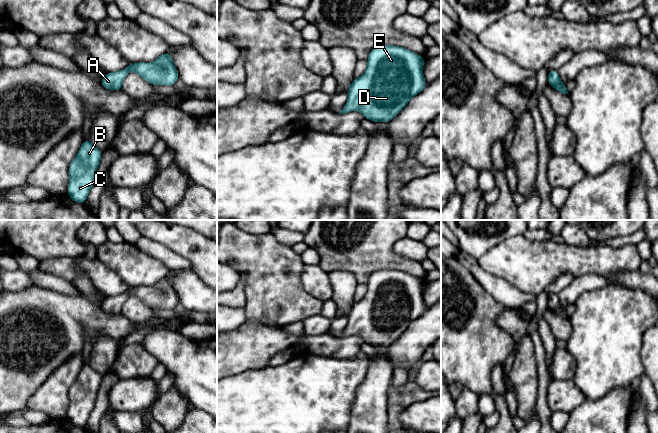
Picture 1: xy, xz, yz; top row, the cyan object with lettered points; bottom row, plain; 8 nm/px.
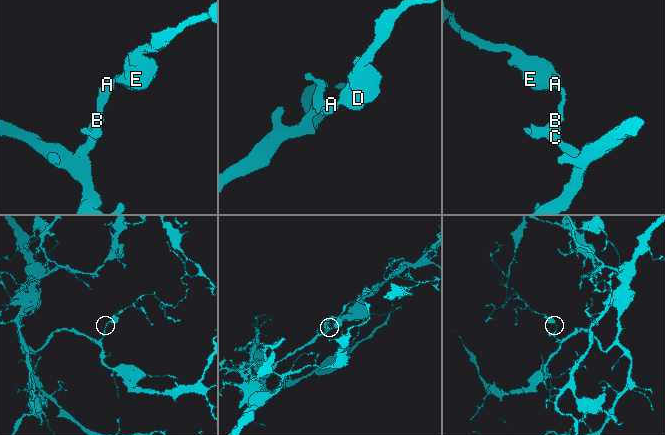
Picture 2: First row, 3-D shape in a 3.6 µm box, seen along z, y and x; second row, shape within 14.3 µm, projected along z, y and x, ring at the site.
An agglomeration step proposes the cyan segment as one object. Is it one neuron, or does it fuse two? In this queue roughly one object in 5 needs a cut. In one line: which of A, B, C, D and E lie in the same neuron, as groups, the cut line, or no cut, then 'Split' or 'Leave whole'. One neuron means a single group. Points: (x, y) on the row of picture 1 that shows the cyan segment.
Groups: A B C D E. No split. Leave whole

